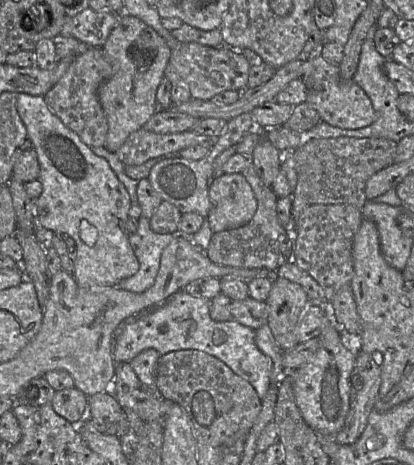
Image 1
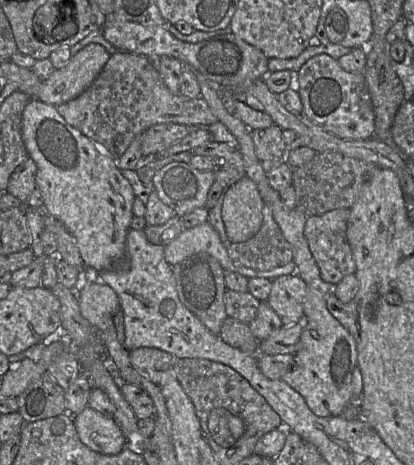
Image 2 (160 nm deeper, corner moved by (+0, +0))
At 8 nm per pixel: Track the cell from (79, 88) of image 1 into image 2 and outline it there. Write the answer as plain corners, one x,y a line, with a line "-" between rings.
127,51
112,54
93,83
78,97
57,106
58,113
72,127
97,144
107,155
118,160
130,144
150,127
162,123
177,123
192,128
208,127
218,121
206,101
171,92
151,60

